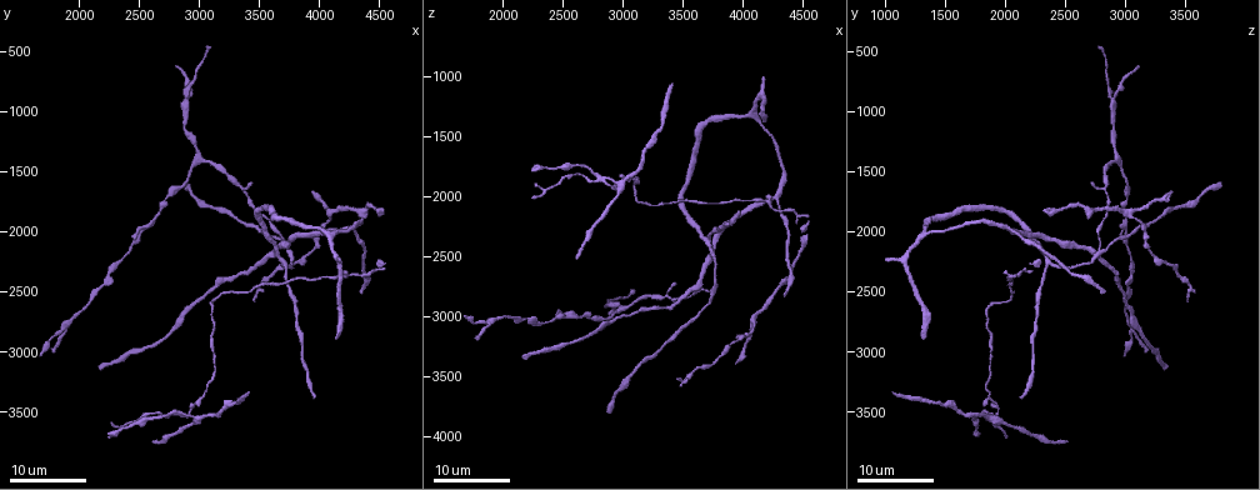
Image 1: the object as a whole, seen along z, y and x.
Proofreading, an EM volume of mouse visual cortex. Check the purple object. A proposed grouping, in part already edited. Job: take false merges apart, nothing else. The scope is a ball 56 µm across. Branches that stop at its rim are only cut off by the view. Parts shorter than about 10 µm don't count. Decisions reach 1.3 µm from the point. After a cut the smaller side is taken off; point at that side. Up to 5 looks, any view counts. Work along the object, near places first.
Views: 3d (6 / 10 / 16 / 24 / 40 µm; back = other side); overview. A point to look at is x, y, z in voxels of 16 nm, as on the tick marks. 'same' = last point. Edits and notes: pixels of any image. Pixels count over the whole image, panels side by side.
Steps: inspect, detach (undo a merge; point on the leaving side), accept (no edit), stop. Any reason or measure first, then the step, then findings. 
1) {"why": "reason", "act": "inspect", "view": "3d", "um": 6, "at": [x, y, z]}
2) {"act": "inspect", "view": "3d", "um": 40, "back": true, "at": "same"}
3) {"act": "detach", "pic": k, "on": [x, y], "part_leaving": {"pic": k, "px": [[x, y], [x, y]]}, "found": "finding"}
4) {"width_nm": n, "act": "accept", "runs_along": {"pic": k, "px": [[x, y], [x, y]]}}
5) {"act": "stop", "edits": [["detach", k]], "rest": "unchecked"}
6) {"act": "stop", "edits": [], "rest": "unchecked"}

{"why": "three-way junction", "act": "inspect", "view": "3d", "um": 24, "at": [3760, 2160, 2800]}

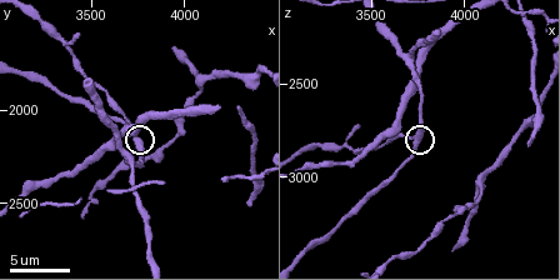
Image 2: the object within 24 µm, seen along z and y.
{"act": "inspect", "view": "3d", "um": 10, "at": [3760, 2160, 2800]}

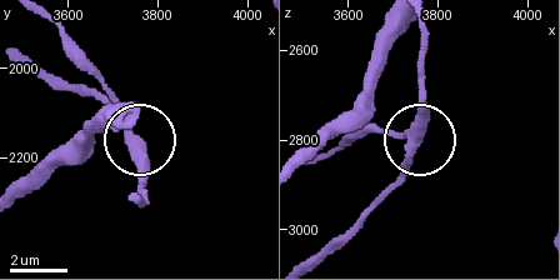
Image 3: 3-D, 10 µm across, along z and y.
{"act": "inspect", "view": "3d", "um": 6, "at": [3745, 2155, 2810]}

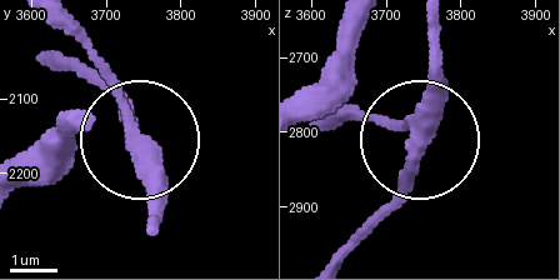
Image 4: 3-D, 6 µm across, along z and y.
{"act": "accept", "runs_along": {"pic": 4, "px": [[433, 30], [433, 114], [416, 174], [364, 230]]}, "found": "all the same neuron"}

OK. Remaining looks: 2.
{"why": "thick turns thin", "act": "inspect", "view": "3d", "um": 24, "at": [2100, 2580, 3040]}

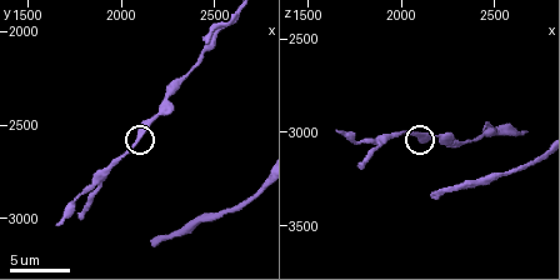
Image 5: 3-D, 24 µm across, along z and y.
{"act": "inspect", "view": "3d", "um": 6, "at": [2100, 2580, 3020]}

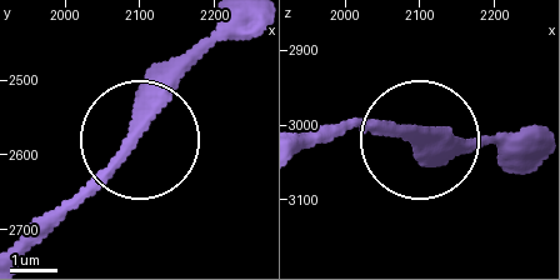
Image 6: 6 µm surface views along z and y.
{"act": "accept", "runs_along": {"pic": 6, "px": [[221, 30], [161, 114], [46, 230]]}, "found": "all the same neuron"}

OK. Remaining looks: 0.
{"act": "stop", "edits": [], "rest": "unchecked"}

